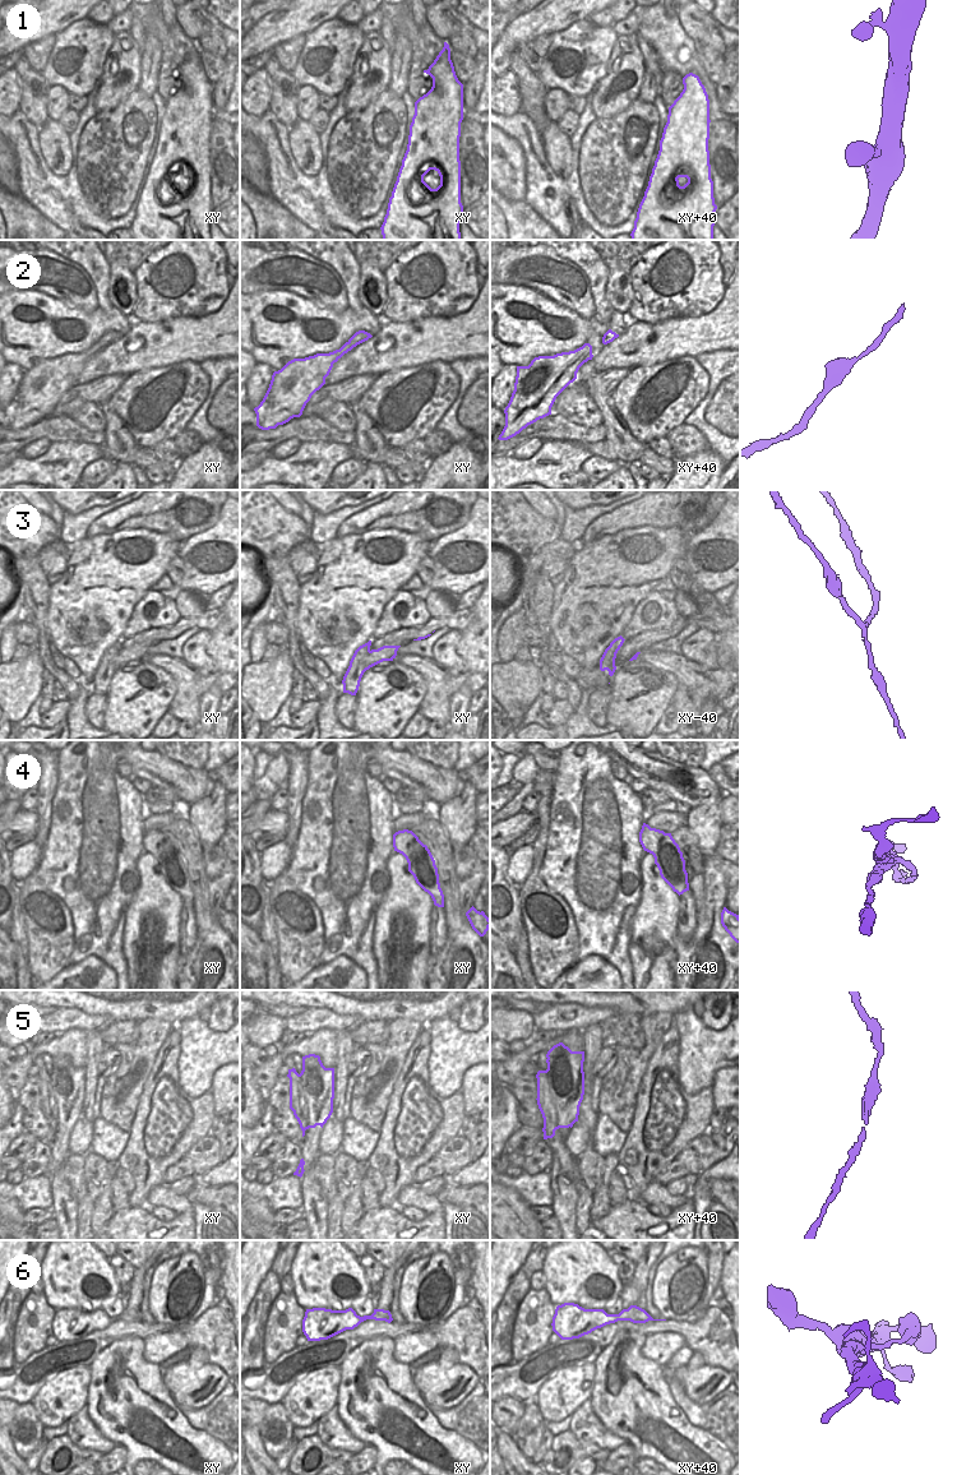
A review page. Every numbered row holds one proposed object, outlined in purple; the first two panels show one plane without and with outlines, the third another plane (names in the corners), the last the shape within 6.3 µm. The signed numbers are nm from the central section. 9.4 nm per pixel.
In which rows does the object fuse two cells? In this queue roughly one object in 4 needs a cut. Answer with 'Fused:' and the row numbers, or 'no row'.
Fused: 3, 4

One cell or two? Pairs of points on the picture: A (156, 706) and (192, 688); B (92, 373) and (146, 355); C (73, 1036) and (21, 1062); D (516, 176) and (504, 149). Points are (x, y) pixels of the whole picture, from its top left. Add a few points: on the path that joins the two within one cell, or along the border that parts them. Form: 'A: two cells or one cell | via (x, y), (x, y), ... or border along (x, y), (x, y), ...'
A: two cells | border along (161, 669), (175, 681), (175, 694), (169, 710)
B: one cell | via (105, 363), (115, 357), (133, 355)
C: one cell | via (60, 1044), (33, 1052)
D: one cell | via (509, 170), (505, 166), (505, 156)

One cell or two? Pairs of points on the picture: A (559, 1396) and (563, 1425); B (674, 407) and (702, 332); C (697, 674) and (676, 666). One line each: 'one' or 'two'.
A: two
B: two
C: one

